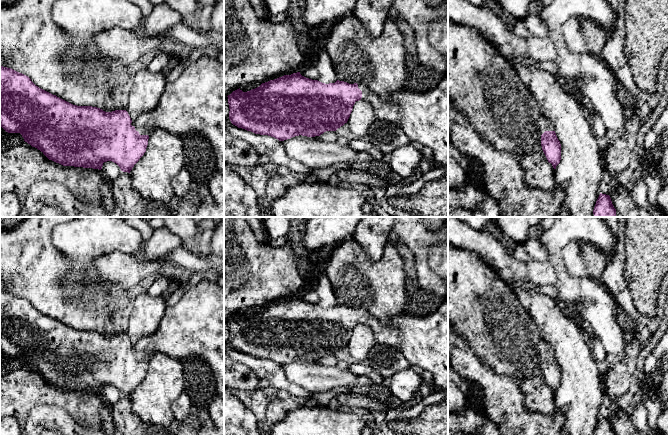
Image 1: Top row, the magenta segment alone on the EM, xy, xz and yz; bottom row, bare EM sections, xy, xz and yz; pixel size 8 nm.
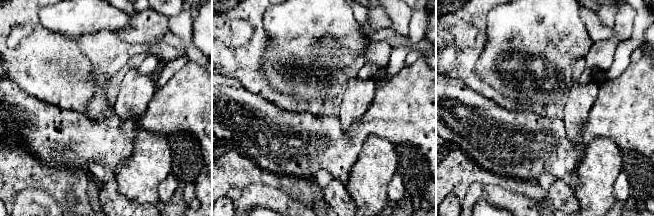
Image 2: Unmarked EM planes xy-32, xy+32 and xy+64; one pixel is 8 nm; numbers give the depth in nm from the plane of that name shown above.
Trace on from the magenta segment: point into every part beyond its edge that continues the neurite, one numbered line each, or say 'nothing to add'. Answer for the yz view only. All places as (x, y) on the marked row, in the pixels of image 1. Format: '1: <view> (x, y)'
1: yz (544, 123)

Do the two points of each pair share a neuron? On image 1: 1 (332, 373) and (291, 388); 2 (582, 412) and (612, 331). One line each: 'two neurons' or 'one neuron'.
1: two neurons
2: two neurons

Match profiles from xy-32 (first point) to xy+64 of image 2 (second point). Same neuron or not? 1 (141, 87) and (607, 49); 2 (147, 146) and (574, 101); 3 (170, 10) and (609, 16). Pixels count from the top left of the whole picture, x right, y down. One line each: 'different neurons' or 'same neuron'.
1: different neurons
2: different neurons
3: different neurons

